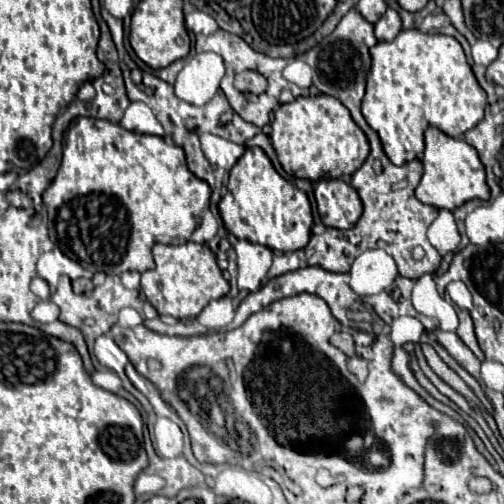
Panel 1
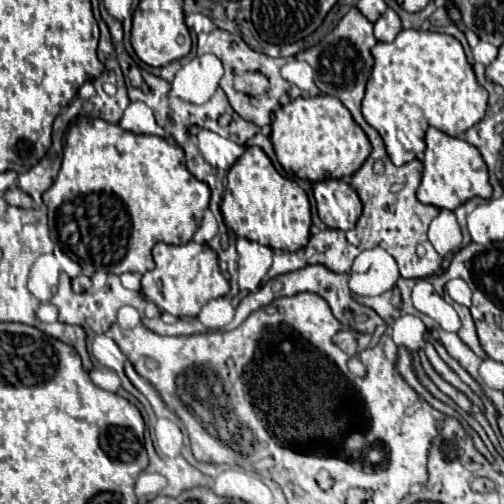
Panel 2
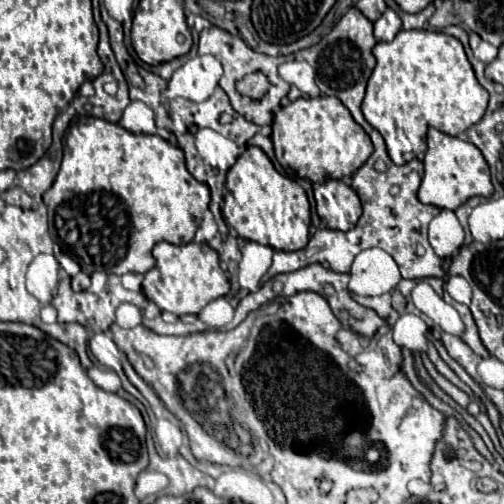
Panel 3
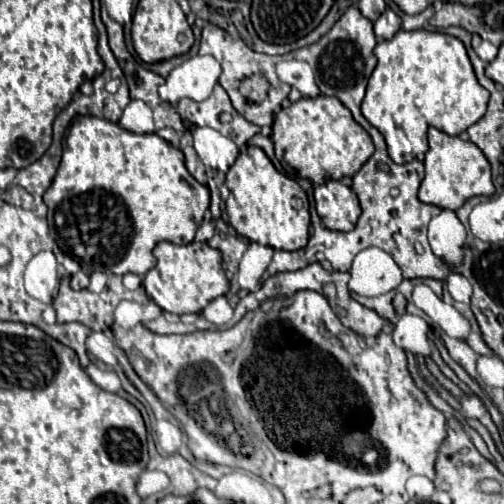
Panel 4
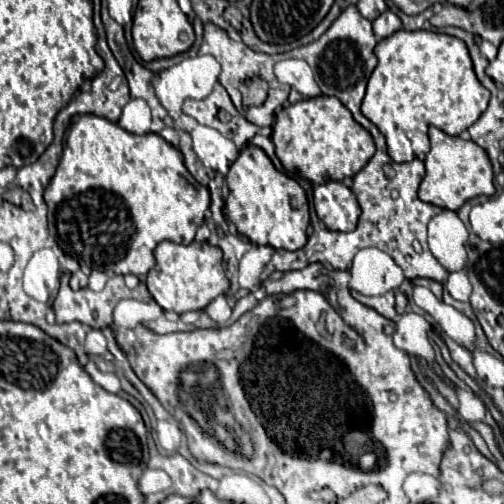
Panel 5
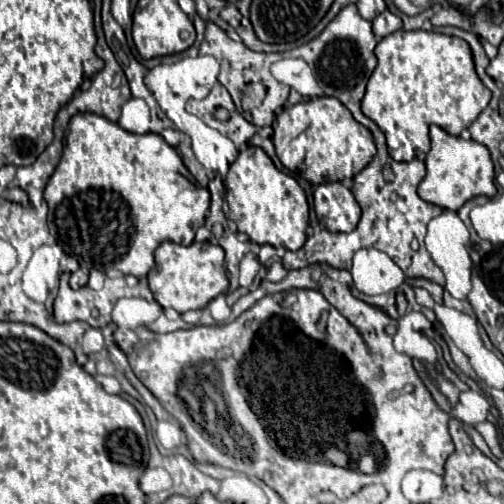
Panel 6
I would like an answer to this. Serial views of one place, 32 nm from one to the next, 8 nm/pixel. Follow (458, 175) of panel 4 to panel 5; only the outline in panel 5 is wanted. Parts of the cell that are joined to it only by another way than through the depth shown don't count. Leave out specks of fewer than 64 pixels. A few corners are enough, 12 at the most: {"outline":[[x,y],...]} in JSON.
{"outline":[[430,126],[422,202],[458,210],[492,196],[492,164],[472,140]]}

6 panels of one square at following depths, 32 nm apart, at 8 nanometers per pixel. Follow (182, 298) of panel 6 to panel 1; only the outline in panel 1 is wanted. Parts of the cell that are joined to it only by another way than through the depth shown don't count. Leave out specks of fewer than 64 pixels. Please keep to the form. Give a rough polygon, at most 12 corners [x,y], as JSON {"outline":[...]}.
{"outline":[[156,244],[140,292],[160,316],[196,318],[230,286],[206,244]]}

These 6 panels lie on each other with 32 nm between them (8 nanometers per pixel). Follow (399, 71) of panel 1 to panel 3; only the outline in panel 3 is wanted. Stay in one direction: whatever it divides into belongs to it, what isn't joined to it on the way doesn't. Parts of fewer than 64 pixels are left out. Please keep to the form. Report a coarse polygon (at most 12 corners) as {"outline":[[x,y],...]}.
{"outline":[[454,36],[378,42],[362,114],[402,166],[484,116]]}

